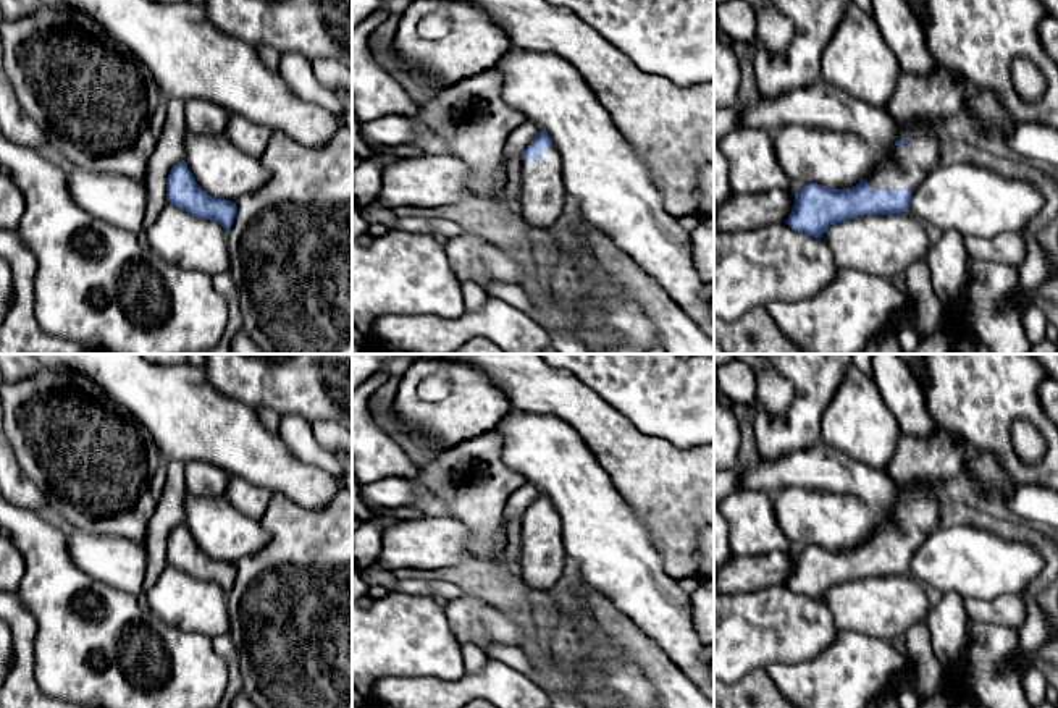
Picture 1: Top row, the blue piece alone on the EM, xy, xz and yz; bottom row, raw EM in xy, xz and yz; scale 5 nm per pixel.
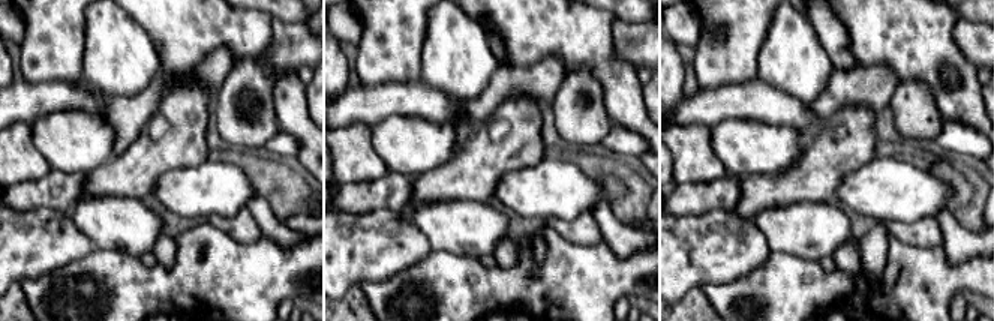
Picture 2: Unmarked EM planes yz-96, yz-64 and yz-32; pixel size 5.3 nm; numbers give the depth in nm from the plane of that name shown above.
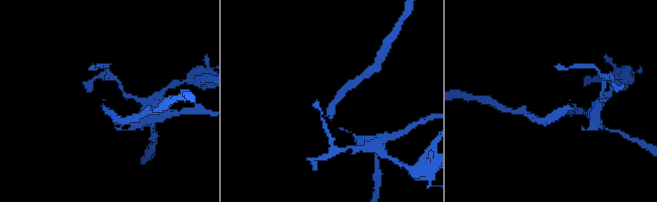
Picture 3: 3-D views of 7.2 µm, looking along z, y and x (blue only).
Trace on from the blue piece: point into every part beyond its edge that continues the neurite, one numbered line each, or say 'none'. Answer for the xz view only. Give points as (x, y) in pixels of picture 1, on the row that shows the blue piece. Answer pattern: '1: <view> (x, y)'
1: xz (541, 194)

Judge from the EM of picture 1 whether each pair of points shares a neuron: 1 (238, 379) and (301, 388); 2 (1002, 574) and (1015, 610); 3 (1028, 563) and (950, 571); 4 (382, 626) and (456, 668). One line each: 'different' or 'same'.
1: same
2: different
3: same
4: same

